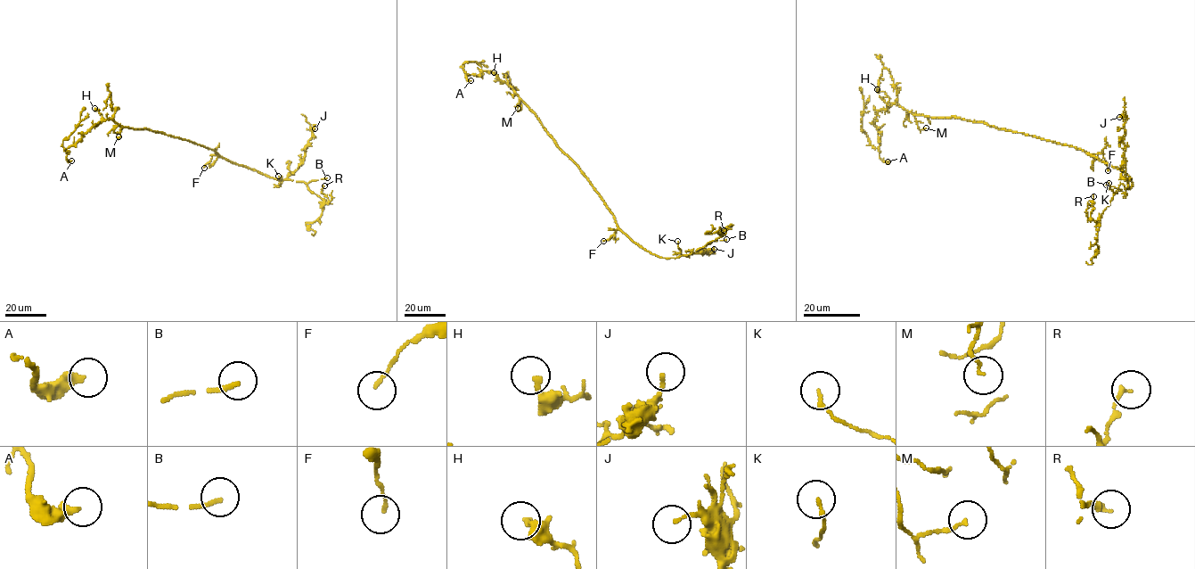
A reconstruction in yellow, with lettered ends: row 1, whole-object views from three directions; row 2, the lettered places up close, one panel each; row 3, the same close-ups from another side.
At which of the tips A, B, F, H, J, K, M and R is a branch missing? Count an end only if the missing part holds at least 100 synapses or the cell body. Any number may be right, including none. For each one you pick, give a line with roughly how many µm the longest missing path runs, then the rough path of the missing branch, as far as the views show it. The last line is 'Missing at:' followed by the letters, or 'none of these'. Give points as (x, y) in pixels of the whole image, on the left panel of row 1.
B: 30 µm | (327, 177), (341, 183), (339, 195), (331, 199), (323, 192)
Missing at: B

